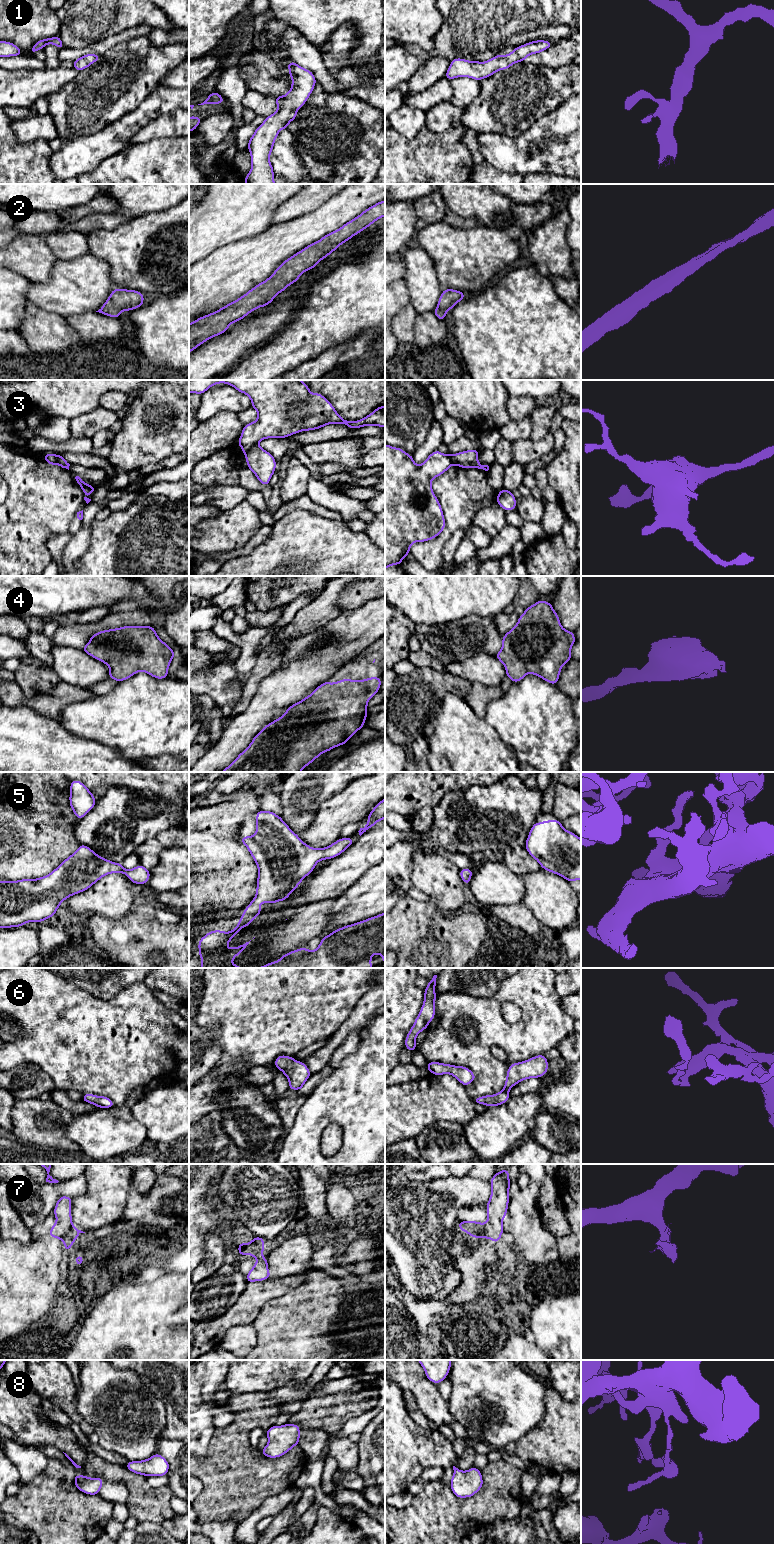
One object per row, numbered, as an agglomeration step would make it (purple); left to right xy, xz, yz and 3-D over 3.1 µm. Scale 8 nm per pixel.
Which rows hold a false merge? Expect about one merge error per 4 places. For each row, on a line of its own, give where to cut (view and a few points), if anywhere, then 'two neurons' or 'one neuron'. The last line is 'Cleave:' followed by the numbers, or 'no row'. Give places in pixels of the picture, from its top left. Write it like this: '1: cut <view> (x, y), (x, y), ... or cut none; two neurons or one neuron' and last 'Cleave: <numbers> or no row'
1: cut none; one neuron
2: cut none; one neuron
3: cut xz (256, 444), (244, 451); two neurons
4: cut none; one neuron
5: cut none; one neuron
6: cut none; one neuron
7: cut none; one neuron
8: cut none; one neuron
Cleave: 3

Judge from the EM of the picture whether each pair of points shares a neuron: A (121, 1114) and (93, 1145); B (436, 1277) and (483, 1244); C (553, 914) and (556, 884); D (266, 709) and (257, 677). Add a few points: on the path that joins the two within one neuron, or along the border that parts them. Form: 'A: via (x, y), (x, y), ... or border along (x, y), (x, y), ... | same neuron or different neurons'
A: via (116, 1122), (101, 1137) | same neuron
B: border along (453, 1258), (454, 1265), (459, 1271), (458, 1286) | different neurons
C: via (554, 907), (554, 891) | same neuron
D: border along (277, 667), (259, 683), (249, 703) | different neurons

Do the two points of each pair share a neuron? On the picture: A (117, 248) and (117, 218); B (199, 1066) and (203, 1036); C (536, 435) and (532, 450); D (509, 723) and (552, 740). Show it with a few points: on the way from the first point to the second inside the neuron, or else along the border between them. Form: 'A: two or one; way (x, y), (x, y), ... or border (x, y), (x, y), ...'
A: two; border (135, 216), (112, 229), (96, 229), (94, 231)
B: one; way (199, 1059), (199, 1043)
C: two; border (550, 424), (543, 438), (529, 439)
D: one; way (520, 723), (531, 723), (541, 733)

